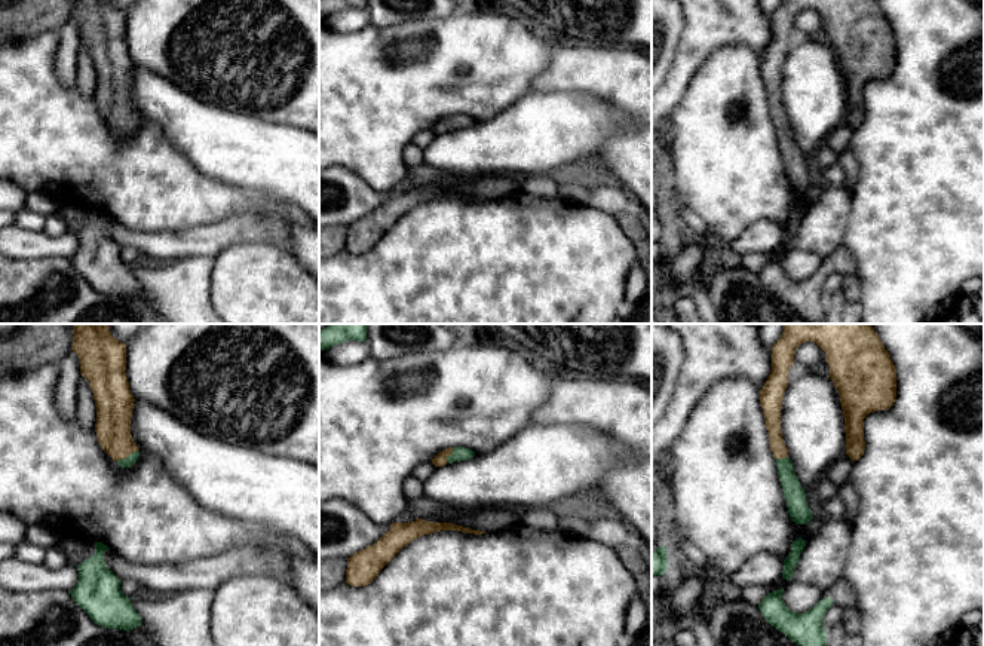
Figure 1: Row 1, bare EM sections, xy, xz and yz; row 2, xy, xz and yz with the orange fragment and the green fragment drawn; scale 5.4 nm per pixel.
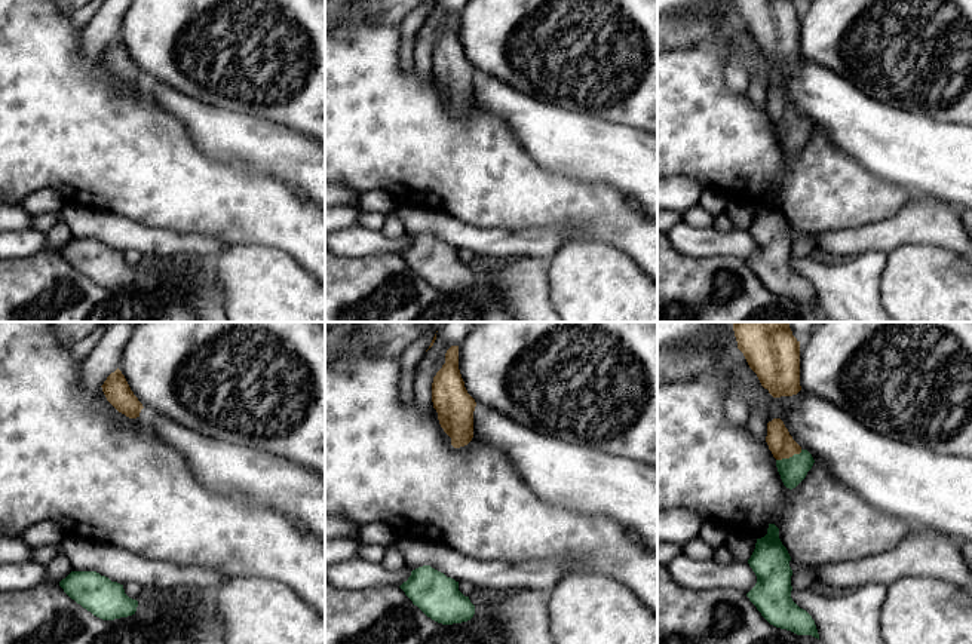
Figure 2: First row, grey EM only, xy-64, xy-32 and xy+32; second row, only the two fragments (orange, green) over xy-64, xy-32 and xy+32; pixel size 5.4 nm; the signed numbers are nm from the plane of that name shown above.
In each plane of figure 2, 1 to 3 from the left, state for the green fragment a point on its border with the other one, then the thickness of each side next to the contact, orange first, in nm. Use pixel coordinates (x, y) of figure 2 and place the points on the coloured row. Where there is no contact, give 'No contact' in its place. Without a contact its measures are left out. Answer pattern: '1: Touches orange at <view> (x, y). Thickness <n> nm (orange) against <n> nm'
1: No contact
2: No contact
3: Touches orange at xy+32 (788, 457). Thickness 140 nm (orange) against 150 nm

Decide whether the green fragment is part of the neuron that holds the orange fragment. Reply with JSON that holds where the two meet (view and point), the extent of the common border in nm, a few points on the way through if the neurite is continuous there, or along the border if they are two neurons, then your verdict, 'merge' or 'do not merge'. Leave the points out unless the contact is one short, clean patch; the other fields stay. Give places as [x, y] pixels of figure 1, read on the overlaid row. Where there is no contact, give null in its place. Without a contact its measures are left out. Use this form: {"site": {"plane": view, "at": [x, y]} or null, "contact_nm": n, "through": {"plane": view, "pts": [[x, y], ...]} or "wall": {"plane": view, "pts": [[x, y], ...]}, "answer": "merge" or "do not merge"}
{"site": {"plane": "xy", "at": [128, 455]}, "contact_nm": 140, "through": {"plane": "xy", "pts": [[113, 412], [113, 435], [128, 455], [132, 458]]}, "answer": "merge"}

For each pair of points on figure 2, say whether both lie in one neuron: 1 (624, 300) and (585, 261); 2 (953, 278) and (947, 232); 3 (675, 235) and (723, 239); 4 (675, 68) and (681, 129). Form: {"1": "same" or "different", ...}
{"1": "same", "2": "different", "3": "same", "4": "same"}

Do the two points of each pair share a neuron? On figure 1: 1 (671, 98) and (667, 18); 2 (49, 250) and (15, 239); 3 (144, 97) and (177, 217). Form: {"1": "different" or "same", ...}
{"1": "different", "2": "same", "3": "different"}

